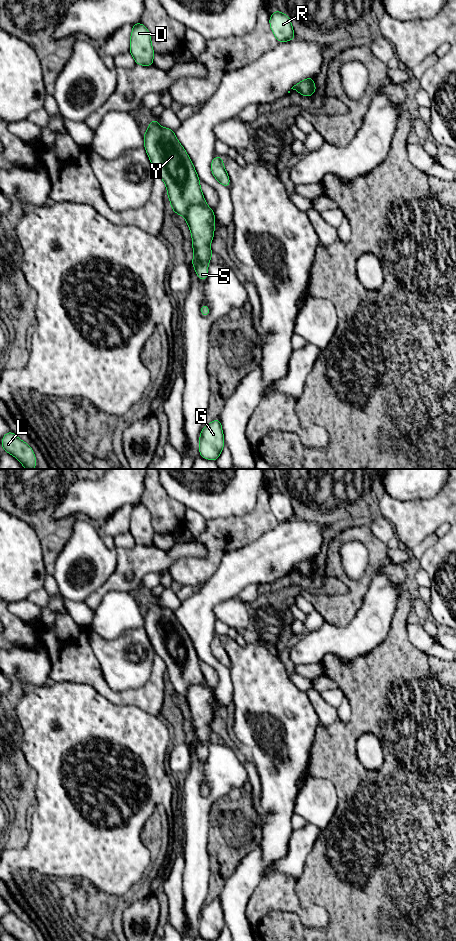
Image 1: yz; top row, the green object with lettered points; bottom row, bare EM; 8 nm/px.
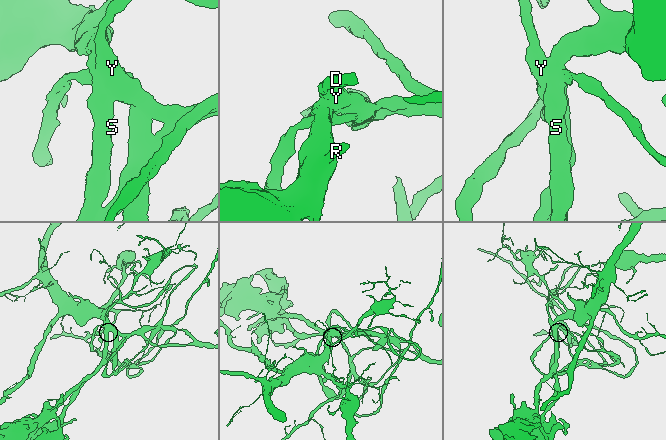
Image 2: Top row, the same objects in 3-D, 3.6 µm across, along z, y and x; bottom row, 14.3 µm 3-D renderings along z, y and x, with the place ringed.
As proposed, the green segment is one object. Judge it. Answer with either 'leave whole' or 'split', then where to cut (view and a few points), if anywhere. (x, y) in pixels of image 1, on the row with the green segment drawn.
split; cut yz (204, 199), (199, 203), (192, 204), (183, 215)

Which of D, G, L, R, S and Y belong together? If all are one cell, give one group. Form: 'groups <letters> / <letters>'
groups D G L Y / R S

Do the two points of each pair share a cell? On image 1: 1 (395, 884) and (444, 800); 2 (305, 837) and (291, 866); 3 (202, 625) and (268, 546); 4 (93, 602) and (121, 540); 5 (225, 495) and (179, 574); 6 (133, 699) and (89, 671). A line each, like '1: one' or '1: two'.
1: one
2: one
3: one
4: two
5: two
6: one

